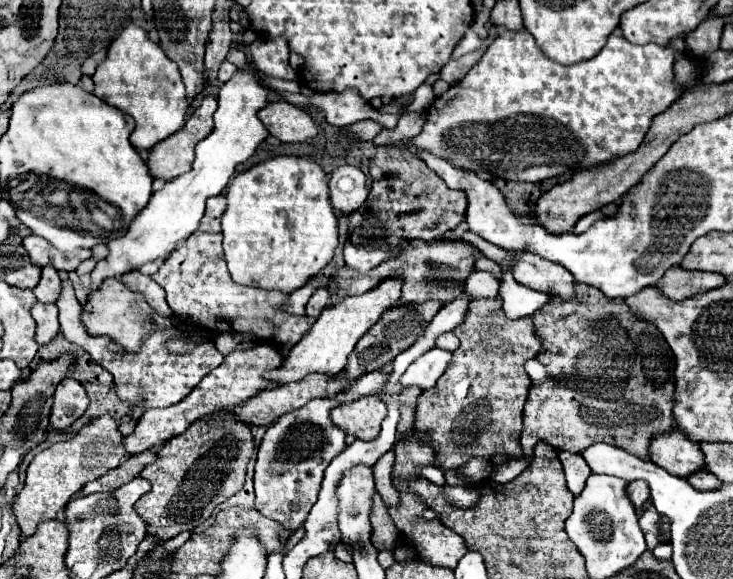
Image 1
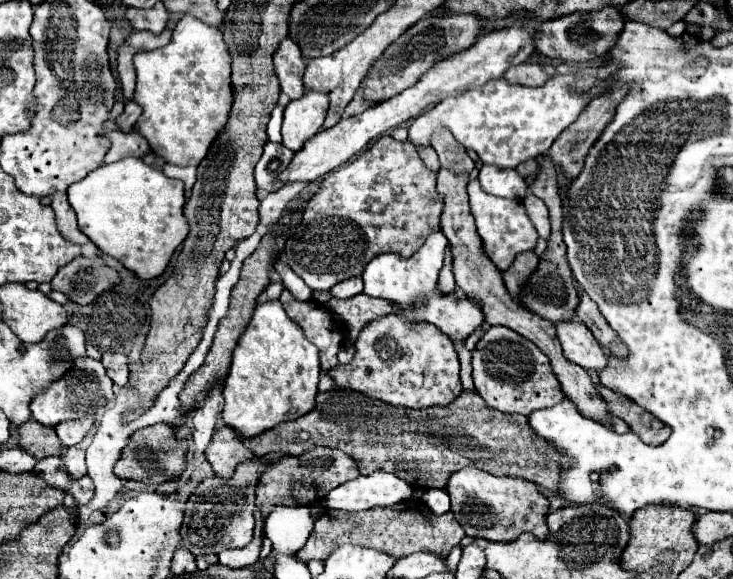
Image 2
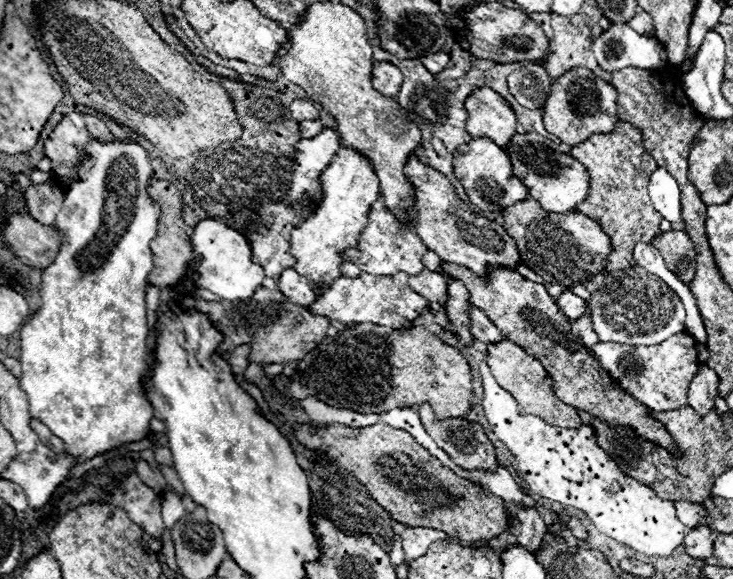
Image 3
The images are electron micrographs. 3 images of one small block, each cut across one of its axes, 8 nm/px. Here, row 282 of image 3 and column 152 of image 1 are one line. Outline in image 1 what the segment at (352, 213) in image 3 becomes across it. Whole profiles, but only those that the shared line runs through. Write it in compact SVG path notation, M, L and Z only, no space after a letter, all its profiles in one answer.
M106 278L106 282L88 296L86 304L82 306L82 322L86 326L86 330L92 336L108 336L112 338L116 344L120 344L122 348L136 352L142 344L142 338L150 332L156 330L164 330L174 326L168 318L156 314L144 300L144 296L140 292L132 292L128 290L120 280L116 278Z

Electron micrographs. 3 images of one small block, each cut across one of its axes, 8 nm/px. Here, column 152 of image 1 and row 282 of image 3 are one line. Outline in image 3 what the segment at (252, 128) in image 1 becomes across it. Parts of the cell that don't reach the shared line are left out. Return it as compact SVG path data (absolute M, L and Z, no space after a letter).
M206 218L198 222L192 228L190 242L194 254L202 258L202 262L196 266L196 276L192 278L198 288L206 288L224 300L246 300L262 284L264 270L258 264L250 262L250 254L252 254L250 244L240 232L228 228L226 222L214 218Z

